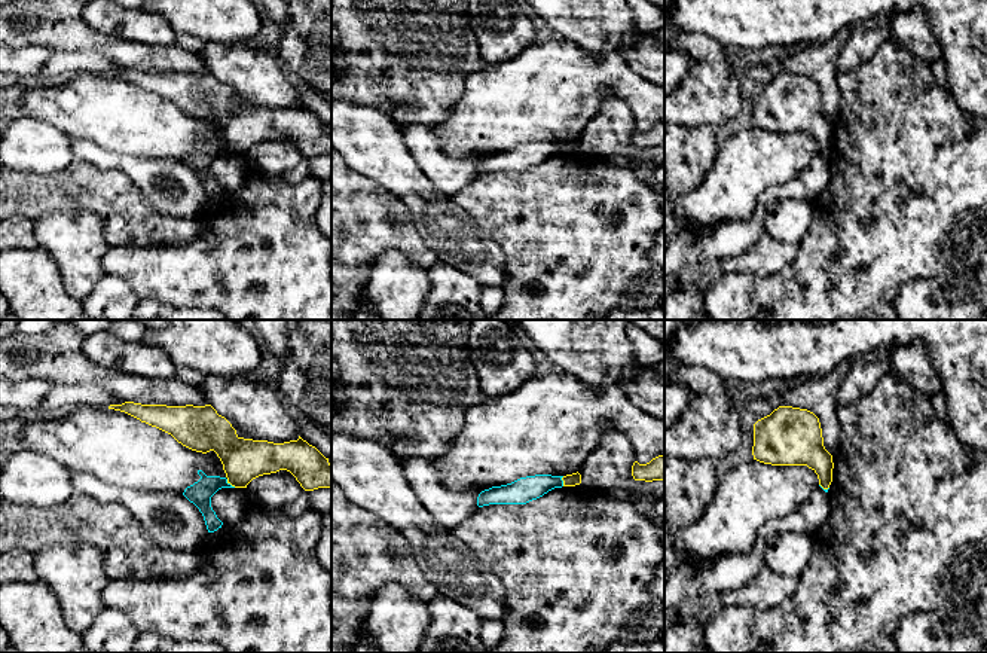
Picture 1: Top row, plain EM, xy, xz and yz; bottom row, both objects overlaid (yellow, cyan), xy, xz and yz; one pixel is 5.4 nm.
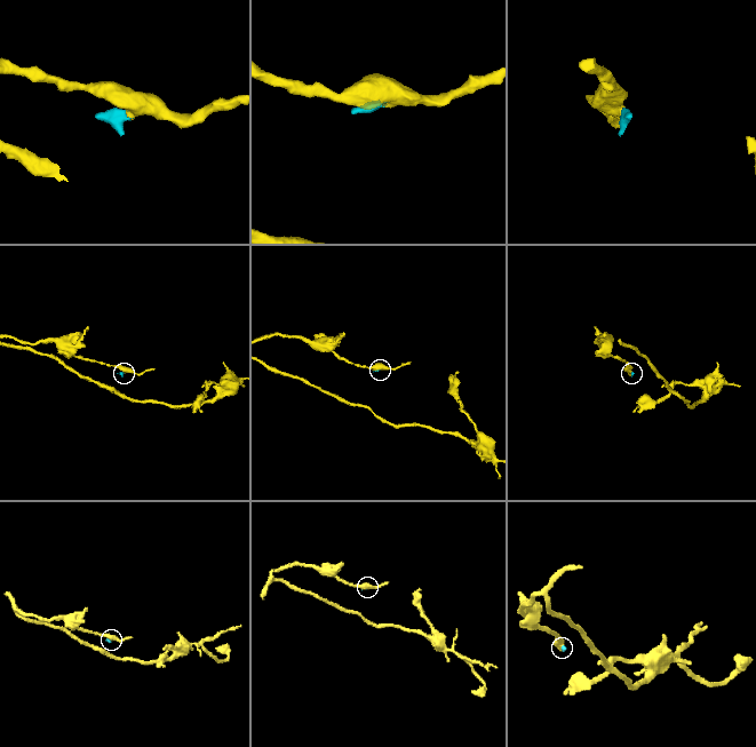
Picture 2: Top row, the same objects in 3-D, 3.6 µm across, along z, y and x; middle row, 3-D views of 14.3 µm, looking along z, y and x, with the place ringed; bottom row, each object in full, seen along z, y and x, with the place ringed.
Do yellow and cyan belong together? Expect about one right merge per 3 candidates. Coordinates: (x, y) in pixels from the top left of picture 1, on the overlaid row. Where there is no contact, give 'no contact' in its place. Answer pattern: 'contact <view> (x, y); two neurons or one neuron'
contact xy (231, 484); one neuron

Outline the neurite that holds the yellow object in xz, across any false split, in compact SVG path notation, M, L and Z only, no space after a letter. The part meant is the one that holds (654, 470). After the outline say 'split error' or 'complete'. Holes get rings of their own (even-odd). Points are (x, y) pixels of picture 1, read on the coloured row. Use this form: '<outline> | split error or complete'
M664 455L653 458L647 464L639 464L638 461L632 466L632 476L635 480L664 480Z | complete

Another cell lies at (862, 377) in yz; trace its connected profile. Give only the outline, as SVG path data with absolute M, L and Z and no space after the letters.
M887 360L853 363L838 387L837 405L843 406L862 399L887 372Z

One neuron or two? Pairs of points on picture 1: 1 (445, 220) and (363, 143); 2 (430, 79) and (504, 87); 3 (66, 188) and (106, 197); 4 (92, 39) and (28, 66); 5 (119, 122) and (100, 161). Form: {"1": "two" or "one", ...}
{"1": "one", "2": "two", "3": "one", "4": "two", "5": "two"}

